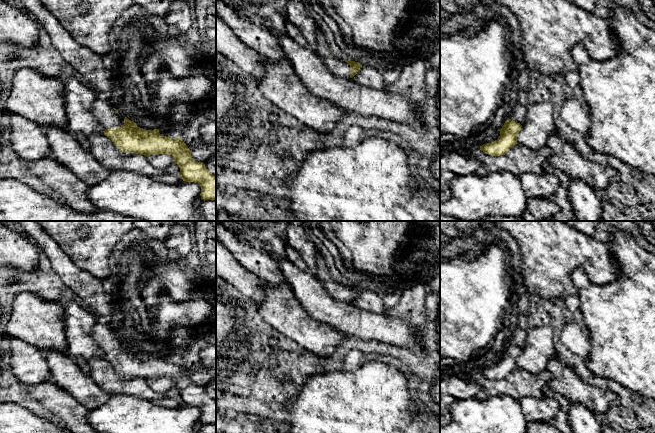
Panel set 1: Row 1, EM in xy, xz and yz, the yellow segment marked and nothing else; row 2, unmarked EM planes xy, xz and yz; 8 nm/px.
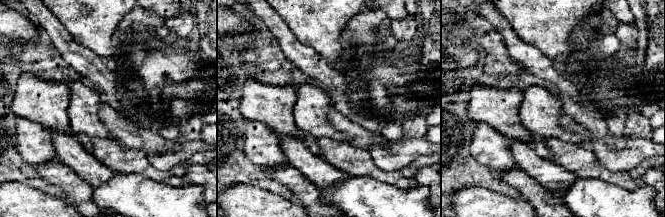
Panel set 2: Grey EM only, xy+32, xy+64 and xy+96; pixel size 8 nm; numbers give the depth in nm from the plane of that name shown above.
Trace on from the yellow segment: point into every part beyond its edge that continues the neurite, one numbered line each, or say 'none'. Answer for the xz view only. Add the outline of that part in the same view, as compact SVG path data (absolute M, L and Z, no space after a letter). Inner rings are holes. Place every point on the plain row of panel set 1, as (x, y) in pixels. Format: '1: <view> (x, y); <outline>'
1: xz (338, 291); M329 277L322 279L324 289L336 300L350 302L351 295L349 287L332 281Z

